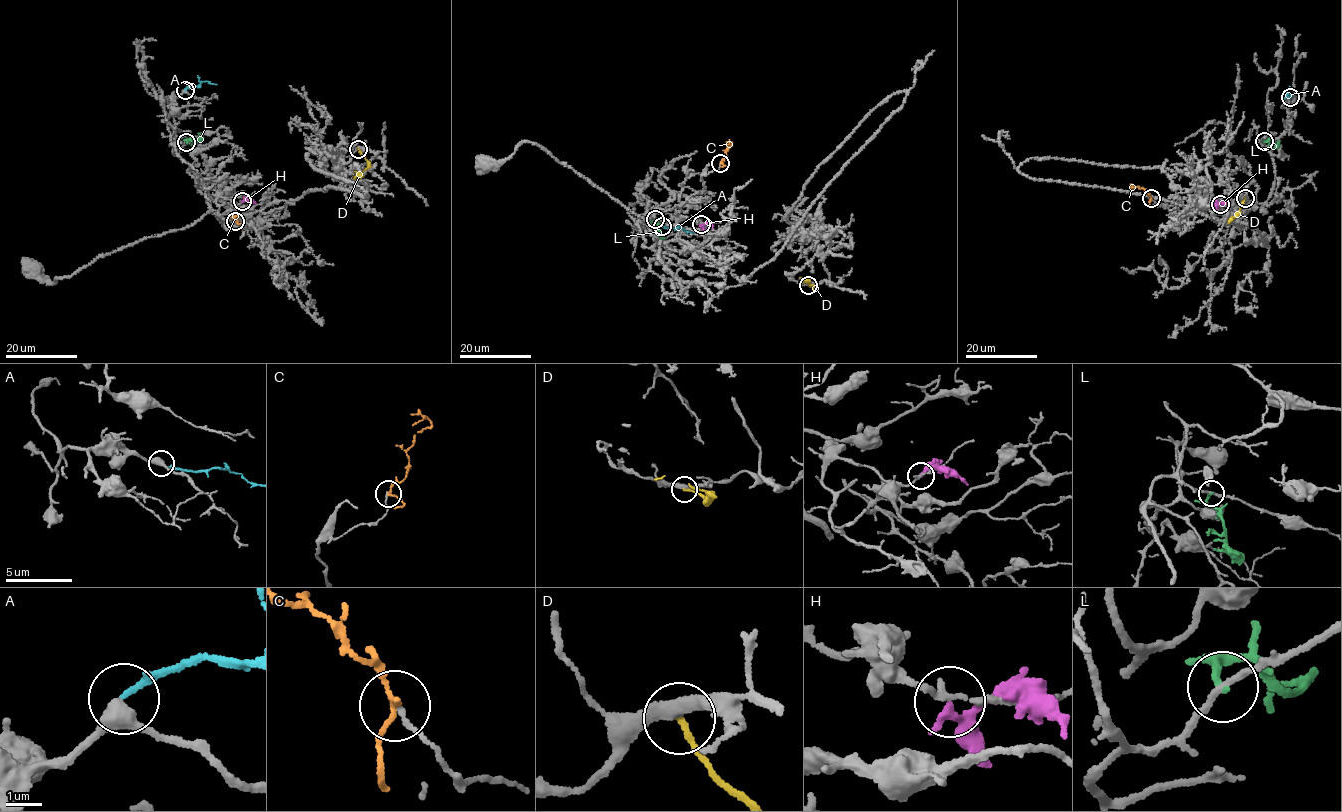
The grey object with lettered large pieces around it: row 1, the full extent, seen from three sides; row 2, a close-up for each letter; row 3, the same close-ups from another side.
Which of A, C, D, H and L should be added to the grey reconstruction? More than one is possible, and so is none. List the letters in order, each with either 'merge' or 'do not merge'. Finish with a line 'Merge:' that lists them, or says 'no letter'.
A: merge
C: do not merge
D: do not merge
H: do not merge
L: do not merge
Merge: A

